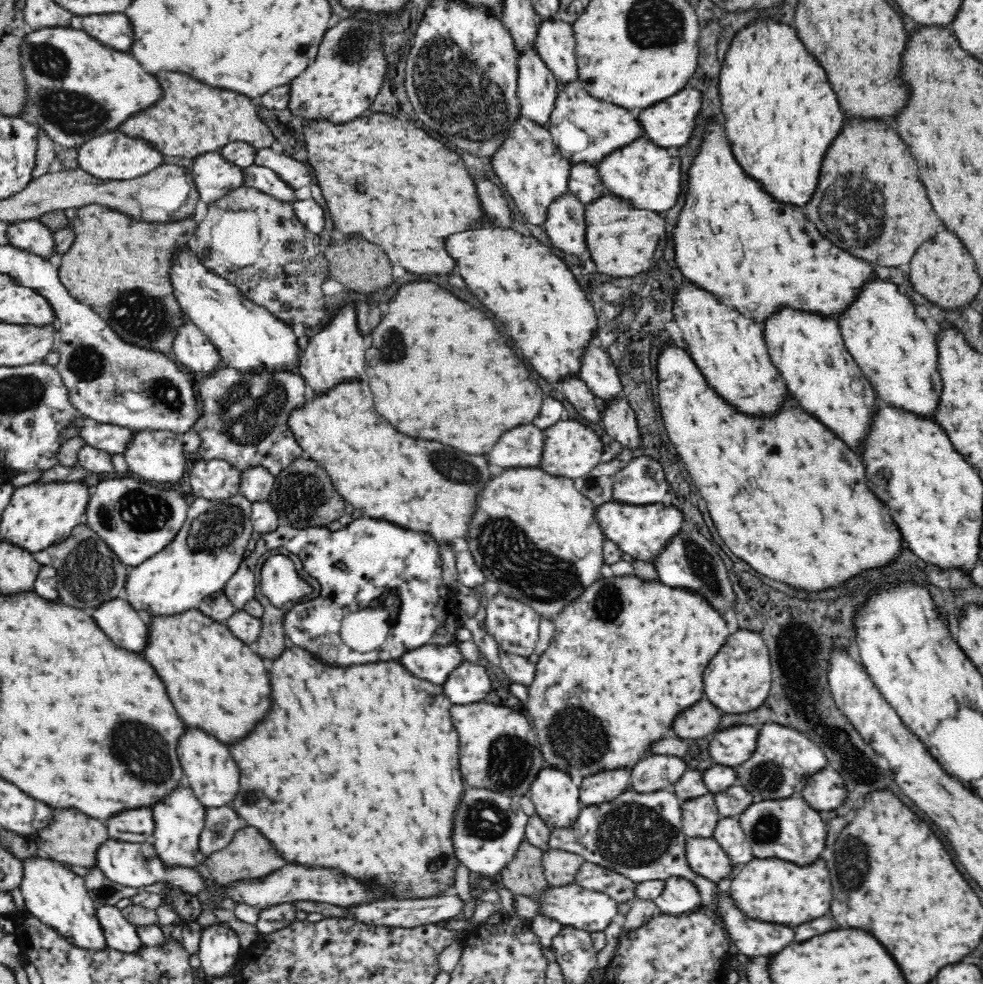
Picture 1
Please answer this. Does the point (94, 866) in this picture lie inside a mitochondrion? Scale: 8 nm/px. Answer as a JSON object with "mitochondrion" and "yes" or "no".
{"mitochondrion":"no"}

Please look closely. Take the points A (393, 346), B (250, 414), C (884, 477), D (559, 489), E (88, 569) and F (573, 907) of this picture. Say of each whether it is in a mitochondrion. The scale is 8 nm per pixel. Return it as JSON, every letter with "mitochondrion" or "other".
{"A":"mitochondrion","B":"mitochondrion","C":"other","D":"other","E":"mitochondrion","F":"other"}

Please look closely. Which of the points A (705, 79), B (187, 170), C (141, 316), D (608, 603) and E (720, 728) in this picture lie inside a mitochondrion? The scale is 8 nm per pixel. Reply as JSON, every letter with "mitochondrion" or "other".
{"A":"other","B":"other","C":"mitochondrion","D":"mitochondrion","E":"other"}

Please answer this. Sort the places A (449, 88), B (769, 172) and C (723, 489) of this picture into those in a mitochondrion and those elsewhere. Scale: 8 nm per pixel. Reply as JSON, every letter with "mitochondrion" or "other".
{"A":"mitochondrion","B":"other","C":"other"}

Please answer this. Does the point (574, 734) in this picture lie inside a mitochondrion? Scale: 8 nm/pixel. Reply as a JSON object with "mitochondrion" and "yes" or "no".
{"mitochondrion":"yes"}

